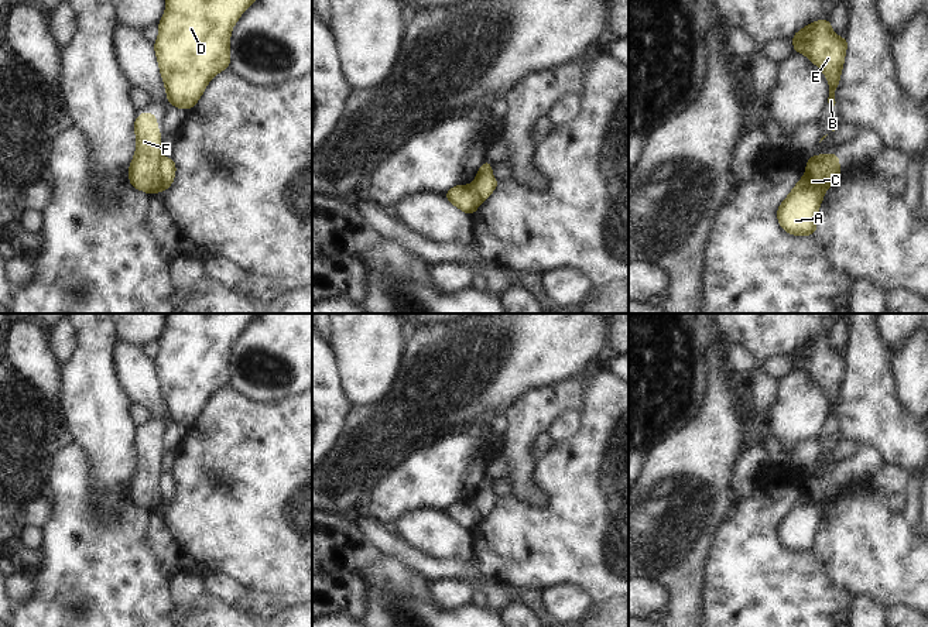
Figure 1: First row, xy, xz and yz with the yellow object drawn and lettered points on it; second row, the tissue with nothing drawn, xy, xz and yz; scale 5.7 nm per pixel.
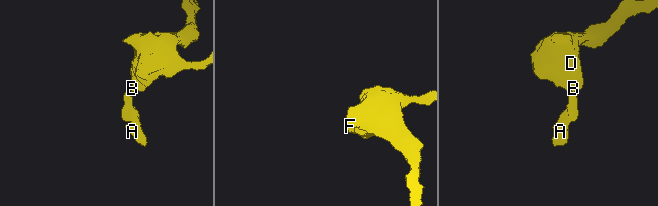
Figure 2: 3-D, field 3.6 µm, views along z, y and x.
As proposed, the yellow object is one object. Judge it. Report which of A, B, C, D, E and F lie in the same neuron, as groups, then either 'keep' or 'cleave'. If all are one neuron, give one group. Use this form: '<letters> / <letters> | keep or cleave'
A C / B D E F | cleave

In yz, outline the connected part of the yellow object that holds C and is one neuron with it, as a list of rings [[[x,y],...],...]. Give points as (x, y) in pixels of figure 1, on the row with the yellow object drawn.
[[[839,157],[807,161],[807,174],[780,205],[777,219],[788,234],[809,236],[816,232],[816,215],[826,191],[826,177],[839,169]]]

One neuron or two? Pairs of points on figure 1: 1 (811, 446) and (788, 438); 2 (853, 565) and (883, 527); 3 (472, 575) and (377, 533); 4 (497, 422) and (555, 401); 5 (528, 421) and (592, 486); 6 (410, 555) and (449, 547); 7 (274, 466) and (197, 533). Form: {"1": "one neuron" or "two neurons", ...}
{"1": "two neurons", "2": "one neuron", "3": "one neuron", "4": "two neurons", "5": "two neurons", "6": "two neurons", "7": "one neuron"}

